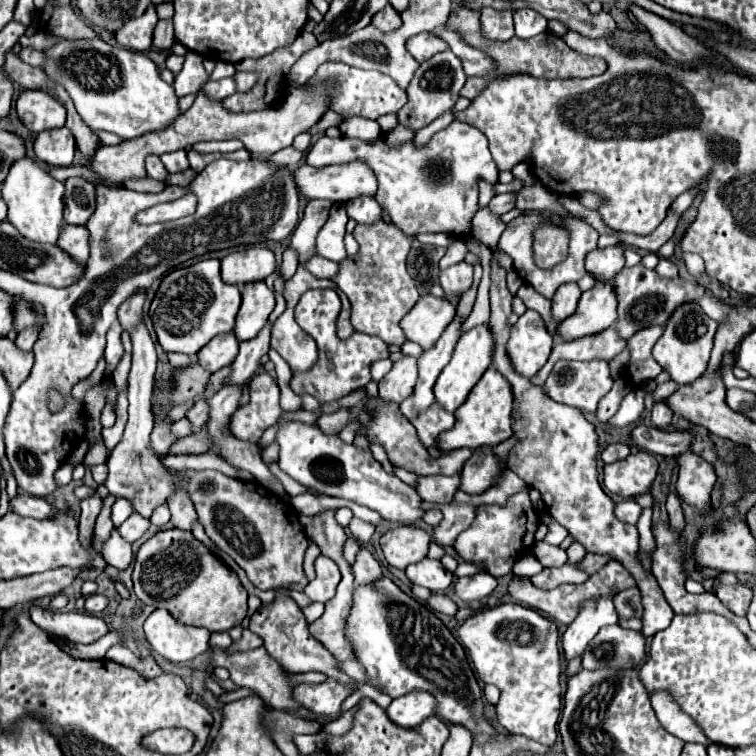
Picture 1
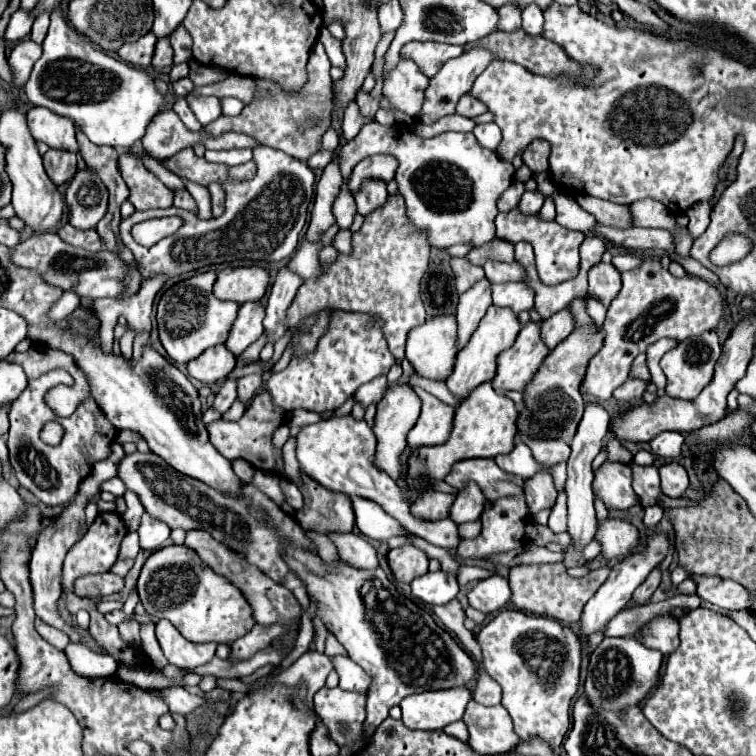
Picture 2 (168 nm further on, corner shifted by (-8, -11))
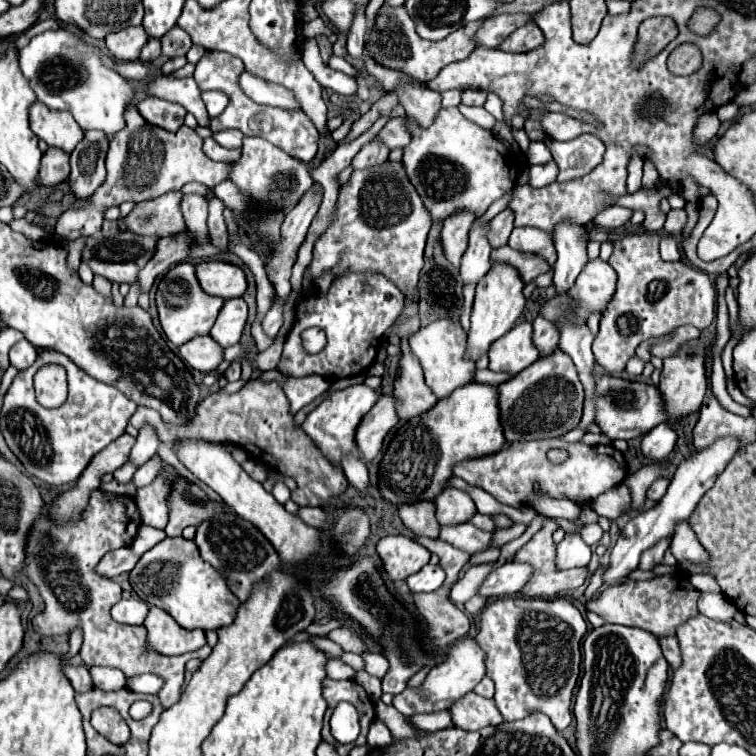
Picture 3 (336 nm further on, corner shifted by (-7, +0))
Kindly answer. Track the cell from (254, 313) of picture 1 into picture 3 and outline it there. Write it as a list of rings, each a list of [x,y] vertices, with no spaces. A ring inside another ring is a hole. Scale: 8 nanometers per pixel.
[[[231,298],[223,304],[215,326],[211,328],[211,336],[223,346],[233,346],[241,340],[243,328],[247,324],[247,304],[243,298]]]

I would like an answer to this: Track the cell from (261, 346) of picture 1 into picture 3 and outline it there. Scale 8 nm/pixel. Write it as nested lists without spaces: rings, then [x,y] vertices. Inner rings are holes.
[[[311,188],[301,202],[285,216],[281,226],[281,238],[275,252],[267,258],[267,276],[277,290],[277,296],[287,296],[291,292],[291,270],[297,262],[297,252],[305,242],[309,224],[317,214],[321,198]]]

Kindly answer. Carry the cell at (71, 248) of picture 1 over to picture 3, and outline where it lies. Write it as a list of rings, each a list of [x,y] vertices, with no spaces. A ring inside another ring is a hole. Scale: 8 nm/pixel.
[[[129,108],[125,116],[127,126],[113,136],[109,152],[107,152],[107,180],[97,192],[91,196],[89,206],[85,210],[65,210],[55,226],[55,232],[67,240],[77,240],[85,236],[101,234],[103,210],[109,206],[119,206],[121,202],[143,202],[149,198],[157,198],[171,190],[181,190],[187,182],[199,182],[207,188],[215,188],[215,184],[229,178],[233,164],[215,162],[207,158],[201,150],[203,140],[195,134],[195,130],[181,126],[177,132],[167,132],[163,128],[151,126],[143,120],[143,116]]]

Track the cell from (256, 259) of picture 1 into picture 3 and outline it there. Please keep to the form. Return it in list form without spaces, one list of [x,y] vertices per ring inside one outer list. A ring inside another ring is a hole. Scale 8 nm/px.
[[[223,260],[197,262],[197,278],[207,294],[223,296],[225,300],[239,298],[247,290],[245,272],[239,266]]]

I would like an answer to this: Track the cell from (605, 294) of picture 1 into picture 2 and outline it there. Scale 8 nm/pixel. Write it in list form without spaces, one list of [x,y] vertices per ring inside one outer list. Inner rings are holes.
[[[598,325],[588,327],[588,331],[576,329],[564,343],[560,343],[560,347],[550,351],[550,355],[544,359],[544,363],[524,389],[524,409],[518,413],[516,419],[518,437],[526,435],[530,439],[564,439],[568,443],[572,441],[584,411],[584,399],[578,387],[584,379],[588,361],[602,347],[602,337],[604,335],[600,333]]]

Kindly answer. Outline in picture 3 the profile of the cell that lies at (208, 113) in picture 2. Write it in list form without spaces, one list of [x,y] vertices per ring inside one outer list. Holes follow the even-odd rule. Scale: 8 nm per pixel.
[[[159,76],[149,82],[147,92],[151,96],[159,96],[163,100],[181,104],[187,112],[191,112],[197,118],[199,126],[207,126],[209,114],[207,114],[205,102],[201,98],[201,90],[193,78],[175,78],[173,80],[171,76]]]

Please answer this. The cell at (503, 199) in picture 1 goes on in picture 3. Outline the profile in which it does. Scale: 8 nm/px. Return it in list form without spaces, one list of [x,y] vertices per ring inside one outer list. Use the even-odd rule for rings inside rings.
[[[555,162],[529,168],[529,186],[533,186],[533,188],[543,188],[547,184],[553,184],[555,178],[557,178],[557,164]]]

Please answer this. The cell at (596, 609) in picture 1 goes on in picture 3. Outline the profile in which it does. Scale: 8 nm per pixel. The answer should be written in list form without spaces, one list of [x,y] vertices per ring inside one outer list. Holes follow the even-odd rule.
[[[717,440],[713,446],[701,450],[701,452],[695,452],[689,460],[681,462],[671,484],[669,484],[669,490],[667,494],[661,498],[661,502],[647,510],[647,512],[641,512],[639,516],[635,516],[633,520],[629,520],[625,524],[625,528],[621,530],[621,536],[617,540],[617,544],[613,546],[611,550],[611,556],[609,556],[609,566],[603,574],[603,584],[605,586],[615,586],[615,584],[621,584],[627,580],[627,576],[637,570],[639,566],[639,558],[645,550],[653,548],[659,540],[663,538],[671,538],[675,534],[675,526],[679,522],[687,522],[691,512],[695,510],[695,506],[699,504],[699,500],[705,496],[707,490],[713,488],[717,476],[723,472],[723,468],[727,466],[727,462],[733,458],[733,454],[739,450],[739,442],[737,440]]]

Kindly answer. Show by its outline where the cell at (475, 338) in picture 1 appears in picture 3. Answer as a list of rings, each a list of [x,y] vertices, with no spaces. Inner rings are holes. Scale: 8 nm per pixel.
[[[497,264],[489,270],[489,274],[477,284],[475,290],[475,304],[473,304],[473,312],[471,312],[471,328],[467,334],[467,352],[465,358],[471,362],[477,362],[483,354],[489,352],[489,346],[507,334],[507,330],[511,330],[517,322],[517,318],[521,316],[523,308],[525,308],[525,298],[523,298],[523,282],[519,278],[519,274],[505,264]]]

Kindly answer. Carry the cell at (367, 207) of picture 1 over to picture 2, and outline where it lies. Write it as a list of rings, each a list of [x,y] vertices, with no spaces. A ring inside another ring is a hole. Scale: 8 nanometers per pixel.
[[[366,179],[360,189],[354,195],[356,207],[360,215],[366,215],[368,211],[374,211],[376,207],[382,207],[386,203],[388,191],[386,191],[386,183],[382,179]]]

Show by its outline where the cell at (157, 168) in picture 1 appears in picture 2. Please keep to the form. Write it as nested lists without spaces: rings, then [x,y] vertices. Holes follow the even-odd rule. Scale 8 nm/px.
[[[174,191],[174,205],[176,207],[180,207],[180,209],[186,209],[186,211],[192,211],[192,213],[196,213],[198,211],[198,207],[196,207],[196,203],[194,203],[194,199],[192,199],[192,195],[188,193],[188,191]]]

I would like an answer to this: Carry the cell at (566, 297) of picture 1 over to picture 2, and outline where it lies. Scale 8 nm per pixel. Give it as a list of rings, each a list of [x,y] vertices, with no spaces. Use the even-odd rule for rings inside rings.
[[[564,309],[564,311],[558,311],[556,315],[544,319],[544,323],[540,325],[540,337],[548,349],[554,349],[558,343],[562,343],[574,331],[574,327],[576,327],[576,323],[572,319],[572,313],[568,309]]]

